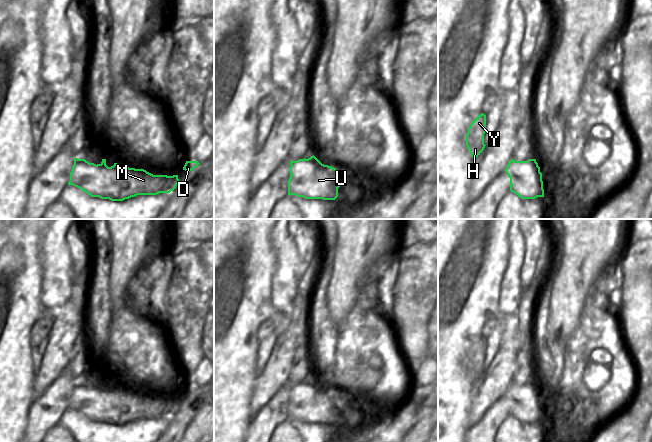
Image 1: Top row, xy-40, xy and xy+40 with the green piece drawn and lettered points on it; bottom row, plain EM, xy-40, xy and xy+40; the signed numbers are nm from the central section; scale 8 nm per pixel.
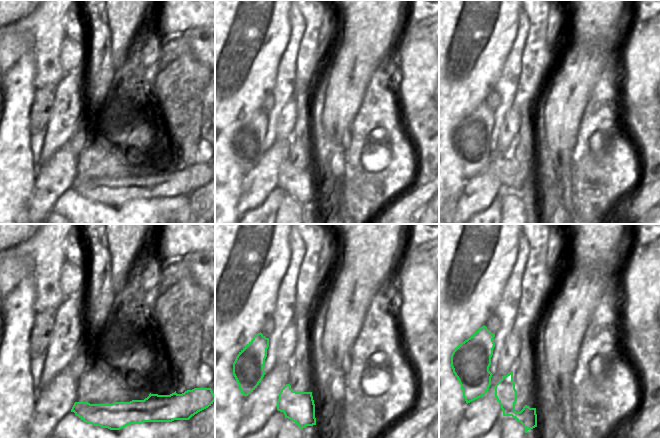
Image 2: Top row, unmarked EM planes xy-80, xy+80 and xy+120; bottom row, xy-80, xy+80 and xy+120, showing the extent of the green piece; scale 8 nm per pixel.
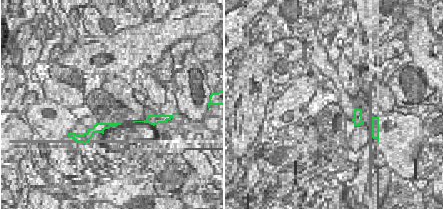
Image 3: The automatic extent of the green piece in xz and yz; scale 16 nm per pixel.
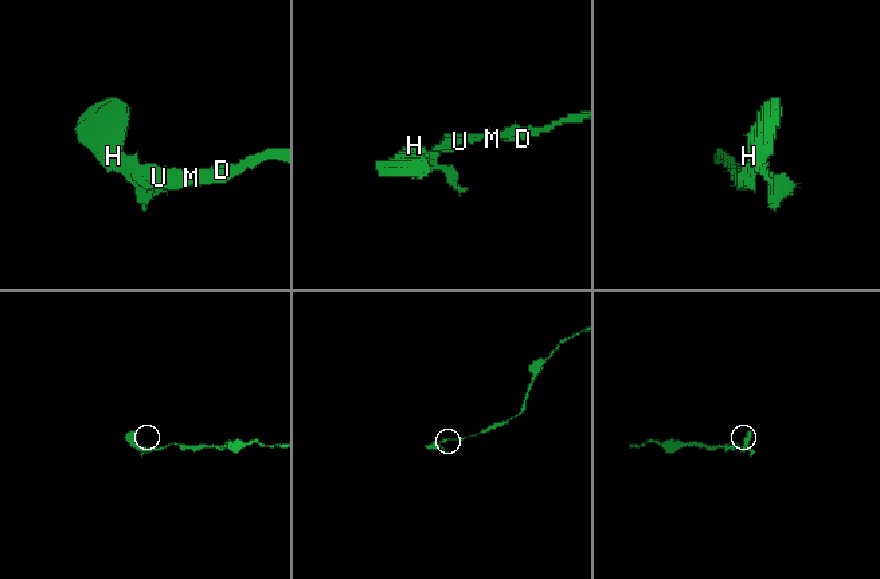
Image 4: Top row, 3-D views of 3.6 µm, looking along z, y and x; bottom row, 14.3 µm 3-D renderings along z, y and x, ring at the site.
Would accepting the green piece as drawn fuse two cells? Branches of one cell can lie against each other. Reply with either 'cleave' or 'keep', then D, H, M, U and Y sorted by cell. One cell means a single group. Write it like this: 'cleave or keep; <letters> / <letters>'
cleave; D M U / H Y

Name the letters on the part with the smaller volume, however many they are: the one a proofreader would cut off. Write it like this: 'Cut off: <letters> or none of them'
Cut off: H, Y

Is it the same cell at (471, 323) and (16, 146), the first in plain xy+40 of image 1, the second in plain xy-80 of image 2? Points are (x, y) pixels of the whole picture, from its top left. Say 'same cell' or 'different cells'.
same cell

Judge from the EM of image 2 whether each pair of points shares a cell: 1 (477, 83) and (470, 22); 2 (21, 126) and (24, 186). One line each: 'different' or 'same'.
1: same
2: same

